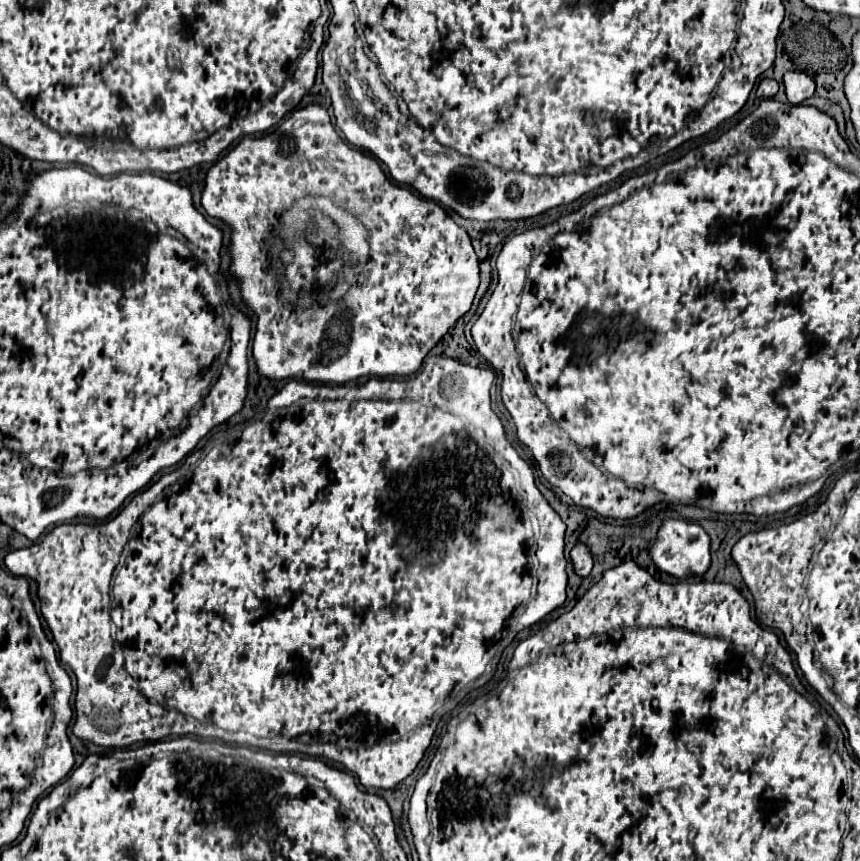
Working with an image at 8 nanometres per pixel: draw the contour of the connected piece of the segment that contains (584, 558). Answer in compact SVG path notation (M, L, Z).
M577 543L573 549L571 549L571 561L573 561L573 569L579 577L587 577L591 573L591 567L593 567L593 559L591 559L591 553L589 553L589 547L583 545L583 543Z

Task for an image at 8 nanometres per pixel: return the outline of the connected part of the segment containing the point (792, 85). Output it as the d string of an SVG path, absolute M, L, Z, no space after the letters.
M803 71L785 73L783 85L785 85L785 93L787 93L787 99L791 105L799 105L805 99L813 97L813 93L815 93L815 81Z

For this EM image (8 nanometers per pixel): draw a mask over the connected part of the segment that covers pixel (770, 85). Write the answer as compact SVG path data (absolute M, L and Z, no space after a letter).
M761 79L759 87L757 87L757 97L771 99L771 97L775 97L777 91L779 91L779 83L775 79Z

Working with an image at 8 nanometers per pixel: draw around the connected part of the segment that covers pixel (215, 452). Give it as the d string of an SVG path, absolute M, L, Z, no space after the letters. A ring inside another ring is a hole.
M431 355L423 363L425 369L421 369L415 377L405 381L391 381L391 379L369 379L365 385L309 385L307 381L289 381L277 395L269 399L269 407L259 421L247 421L239 429L227 429L215 437L215 447L207 453L191 453L187 461L183 461L177 467L177 481L169 485L169 481L163 481L165 475L147 487L143 493L135 495L123 511L105 523L99 525L59 525L49 535L43 537L41 543L35 543L27 549L11 551L5 557L5 565L13 575L29 577L37 583L37 595L41 599L41 615L45 617L53 639L59 647L61 661L69 665L77 677L77 701L75 711L77 719L73 725L73 735L85 741L91 741L99 747L129 747L133 743L141 741L161 741L169 735L183 737L183 735L197 735L197 738L220 739L220 741L232 745L247 745L260 749L271 749L279 753L303 753L311 757L325 757L329 761L345 765L351 773L355 773L361 781L361 785L367 789L393 789L397 783L401 783L405 777L409 777L419 761L423 759L425 749L429 747L437 726L442 717L454 709L472 690L487 683L495 672L496 665L504 649L509 646L523 627L529 627L537 621L541 621L547 613L557 609L565 603L565 587L567 587L567 561L563 557L563 537L565 537L565 523L561 517L551 509L547 499L539 493L533 481L533 471L529 465L517 455L517 451L511 447L511 443L505 437L501 419L493 413L491 401L489 401L489 389L495 381L493 369L479 369L471 365L463 365L455 359L443 357L443 355ZM113 577L113 601L109 601L109 585ZM117 645L125 645L125 653L117 649ZM127 653L145 653L145 661L131 659L131 673L127 671Z

